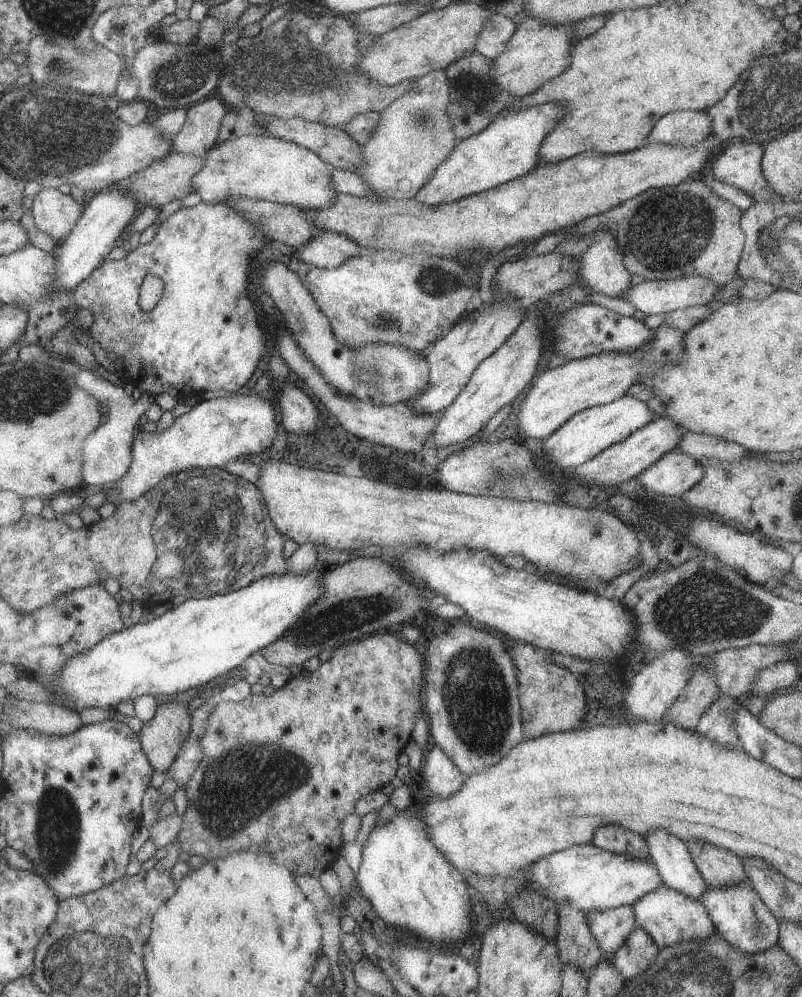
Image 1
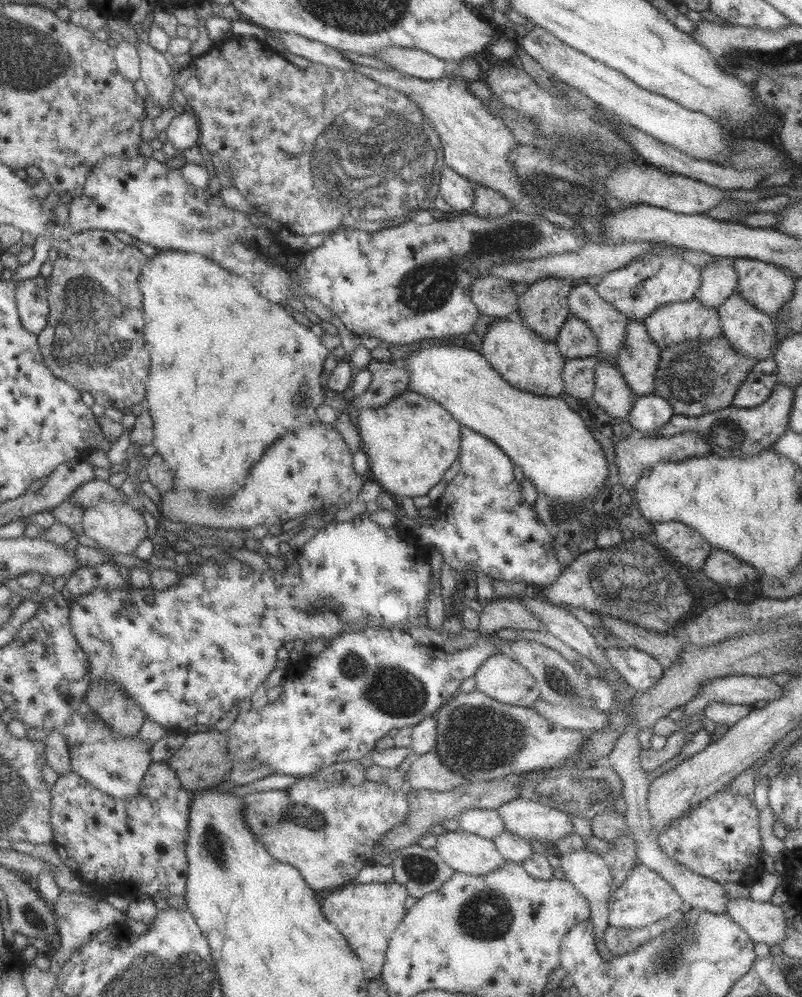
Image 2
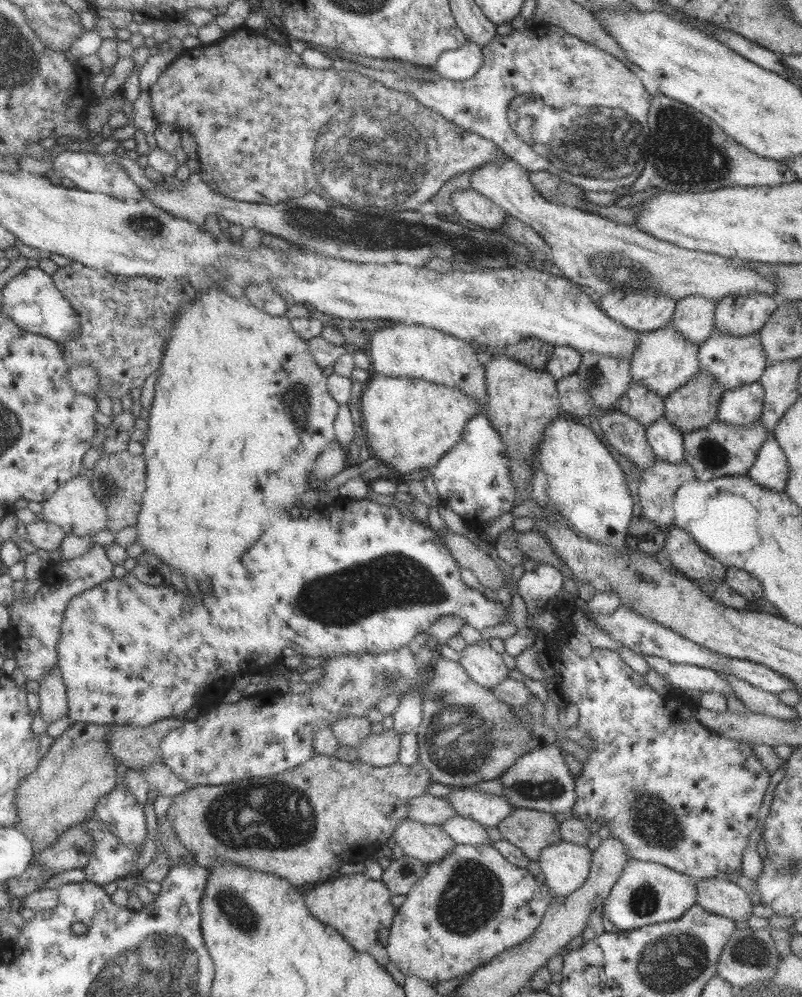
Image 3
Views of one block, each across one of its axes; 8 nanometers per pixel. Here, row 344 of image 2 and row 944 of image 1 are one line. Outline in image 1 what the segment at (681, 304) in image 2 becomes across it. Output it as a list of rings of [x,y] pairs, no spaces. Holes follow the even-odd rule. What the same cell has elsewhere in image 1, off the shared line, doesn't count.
[[[662,884],[633,904],[638,926],[654,939],[659,948],[682,941],[702,940],[715,933],[715,926],[700,899],[693,899]]]

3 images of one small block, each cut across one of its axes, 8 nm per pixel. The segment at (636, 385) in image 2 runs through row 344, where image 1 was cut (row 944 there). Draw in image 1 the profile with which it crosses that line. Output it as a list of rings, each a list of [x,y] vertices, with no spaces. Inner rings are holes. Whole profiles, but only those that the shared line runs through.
[[[637,926],[611,956],[611,961],[624,980],[629,981],[654,962],[659,949],[646,929]]]

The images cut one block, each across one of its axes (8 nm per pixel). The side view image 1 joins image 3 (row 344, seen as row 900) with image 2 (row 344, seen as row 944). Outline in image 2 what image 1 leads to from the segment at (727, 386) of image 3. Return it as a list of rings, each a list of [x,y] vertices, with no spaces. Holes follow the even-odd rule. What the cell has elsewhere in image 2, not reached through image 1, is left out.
[[[738,290],[729,296],[718,308],[721,318],[722,335],[731,345],[744,356],[762,360],[776,355],[778,346],[777,330],[774,319],[761,310],[758,310],[747,298],[744,298]]]

